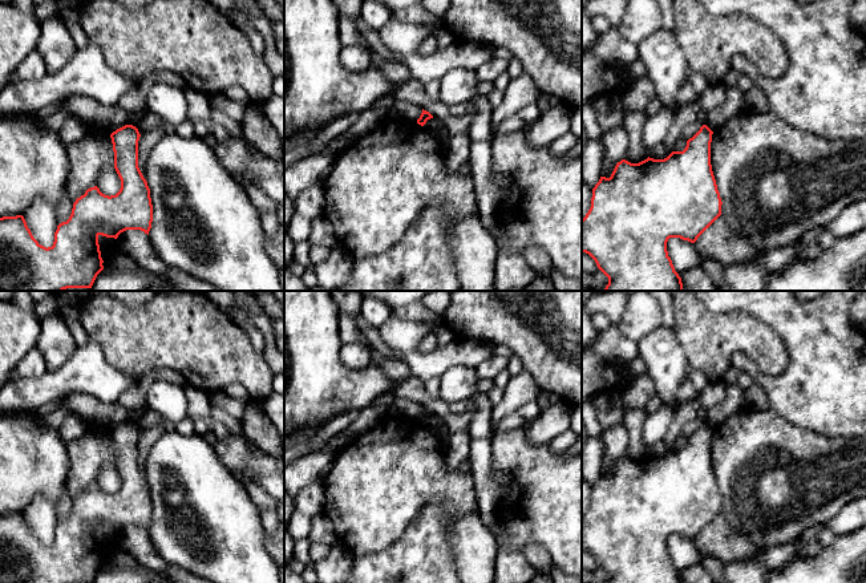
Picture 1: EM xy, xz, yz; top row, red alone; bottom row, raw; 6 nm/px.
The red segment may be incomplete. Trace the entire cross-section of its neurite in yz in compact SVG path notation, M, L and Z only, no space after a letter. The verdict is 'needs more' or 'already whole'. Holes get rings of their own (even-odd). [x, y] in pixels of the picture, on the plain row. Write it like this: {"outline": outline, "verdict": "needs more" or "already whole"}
{"outline": "M703 422L687 438L683 449L672 449L664 457L647 456L639 461L622 457L610 475L600 474L592 486L591 505L582 517L582 550L588 551L608 575L607 583L683 583L667 548L669 535L695 541L721 513L721 495L711 462L713 429Z", "verdict": "already whole"}

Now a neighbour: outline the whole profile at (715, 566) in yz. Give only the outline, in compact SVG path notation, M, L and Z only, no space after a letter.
M703 556L700 563L707 568L715 583L721 582L724 575L724 563L719 558Z

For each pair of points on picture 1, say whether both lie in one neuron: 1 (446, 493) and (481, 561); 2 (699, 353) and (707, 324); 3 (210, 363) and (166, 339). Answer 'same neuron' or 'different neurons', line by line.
1: same neuron
2: same neuron
3: same neuron

